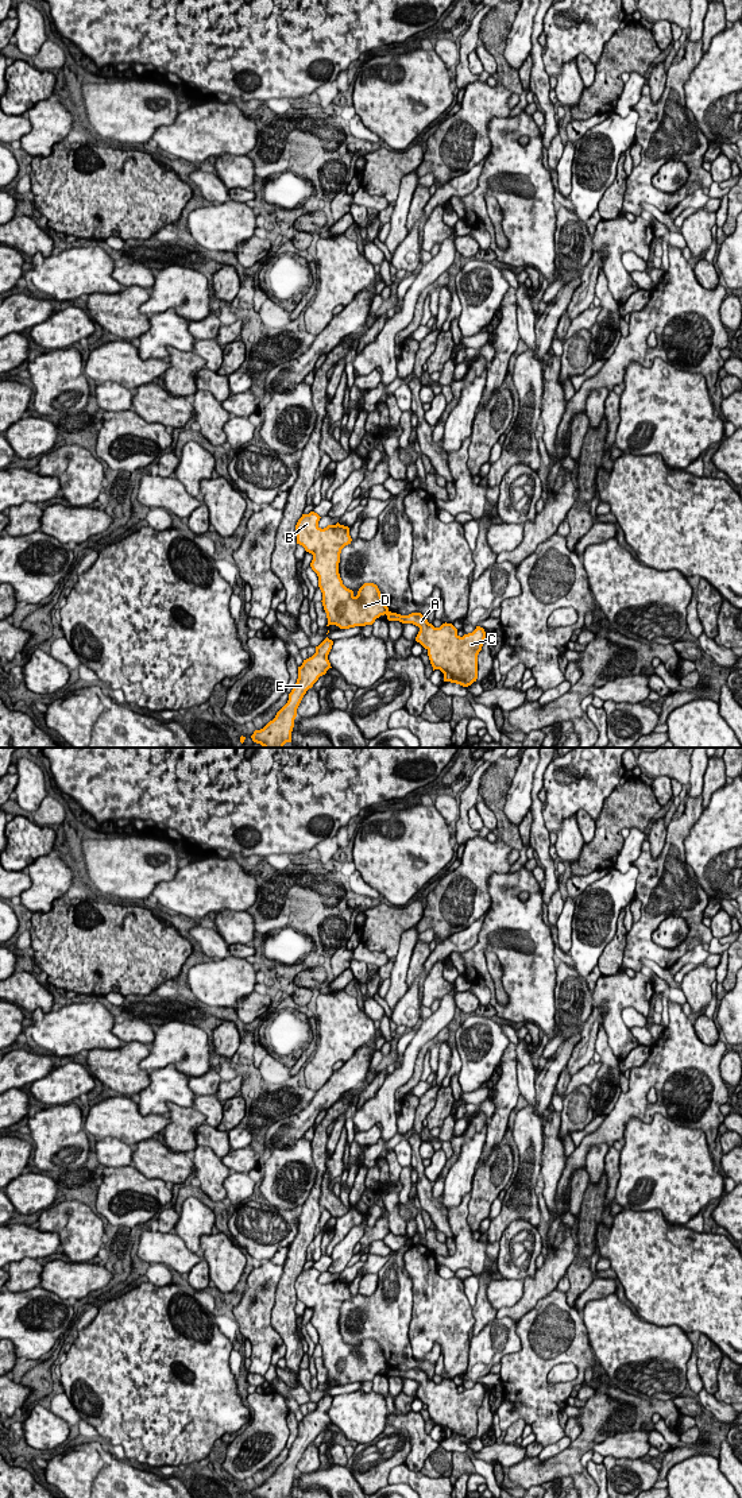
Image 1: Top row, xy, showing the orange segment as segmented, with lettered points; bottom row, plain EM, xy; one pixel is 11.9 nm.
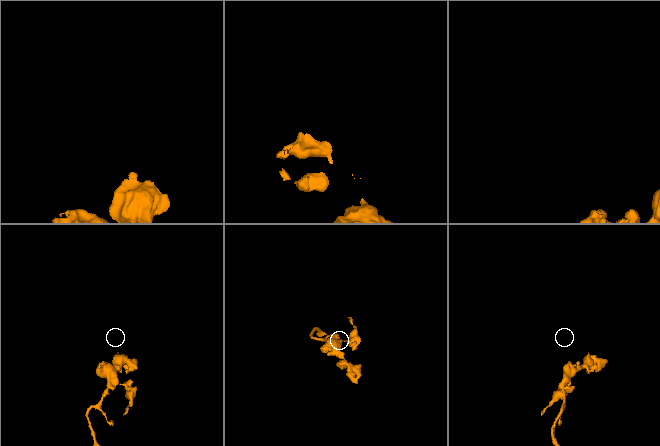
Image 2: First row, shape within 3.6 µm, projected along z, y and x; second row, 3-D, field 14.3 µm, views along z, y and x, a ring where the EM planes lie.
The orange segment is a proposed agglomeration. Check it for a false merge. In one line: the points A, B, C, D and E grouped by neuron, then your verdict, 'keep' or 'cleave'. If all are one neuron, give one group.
groups A C / B D E; cleave

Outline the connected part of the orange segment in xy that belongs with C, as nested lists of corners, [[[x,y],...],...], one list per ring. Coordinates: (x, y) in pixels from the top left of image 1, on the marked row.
[[[389,611],[389,621],[413,623],[420,628],[416,641],[426,650],[434,669],[444,673],[444,682],[471,686],[478,679],[478,655],[484,644],[486,632],[476,626],[472,633],[460,637],[452,623],[434,628],[421,613],[401,615]]]

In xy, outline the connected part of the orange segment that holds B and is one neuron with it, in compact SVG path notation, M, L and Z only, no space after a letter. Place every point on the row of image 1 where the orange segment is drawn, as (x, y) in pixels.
M314 511L302 514L295 525L297 544L313 555L312 570L318 576L322 606L328 625L340 629L372 625L389 613L380 591L374 583L364 583L358 595L343 584L339 574L341 549L351 544L349 528L340 525L318 526L320 516Z

